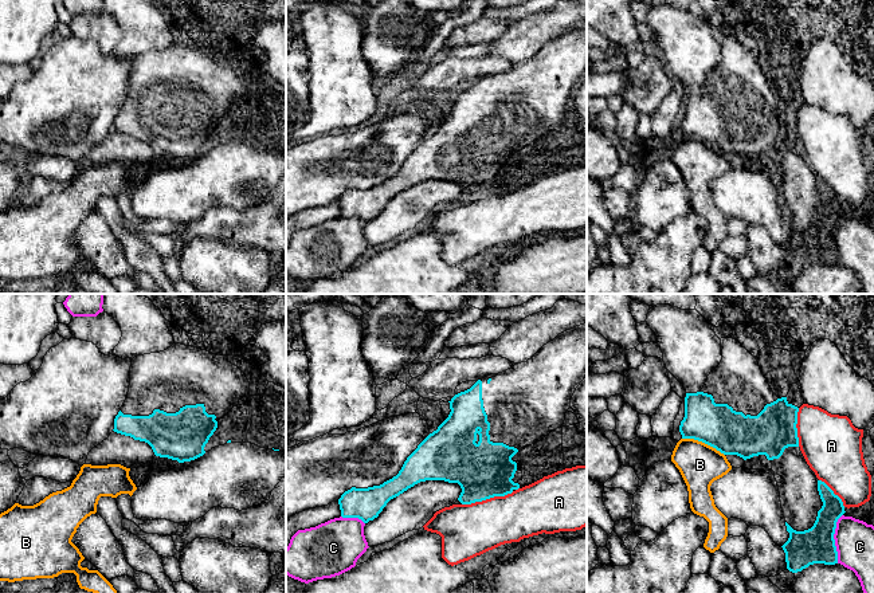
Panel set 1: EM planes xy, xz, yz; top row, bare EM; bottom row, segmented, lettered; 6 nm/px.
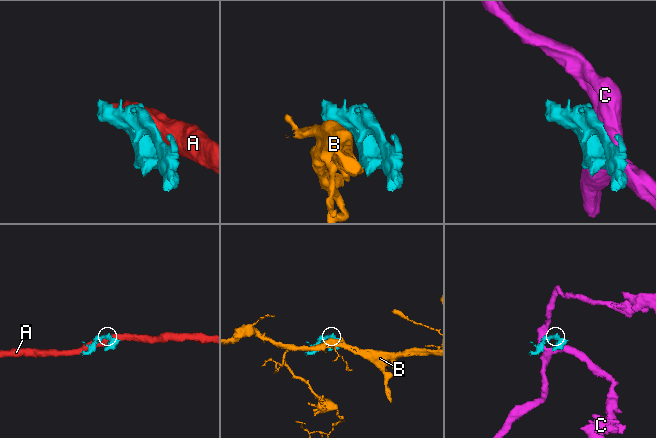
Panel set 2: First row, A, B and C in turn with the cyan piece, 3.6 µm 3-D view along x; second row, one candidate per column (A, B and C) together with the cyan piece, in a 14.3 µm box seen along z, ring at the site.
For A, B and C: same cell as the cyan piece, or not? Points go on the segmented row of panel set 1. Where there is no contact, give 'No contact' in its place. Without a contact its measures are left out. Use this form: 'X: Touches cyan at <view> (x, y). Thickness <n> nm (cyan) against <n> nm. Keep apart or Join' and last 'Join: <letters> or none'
A: Touches cyan at xz (488, 498). Thickness 340 nm (cyan) against 320 nm. Keep apart
B: Touches cyan at yz (704, 442). Thickness 260 nm (cyan) against 260 nm. Keep apart
C: Touches cyan at yz (833, 538). Thickness 220 nm (cyan) against 240 nm. Keep apart
Join: none

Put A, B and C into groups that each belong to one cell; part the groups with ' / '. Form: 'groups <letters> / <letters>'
groups A / B / C

